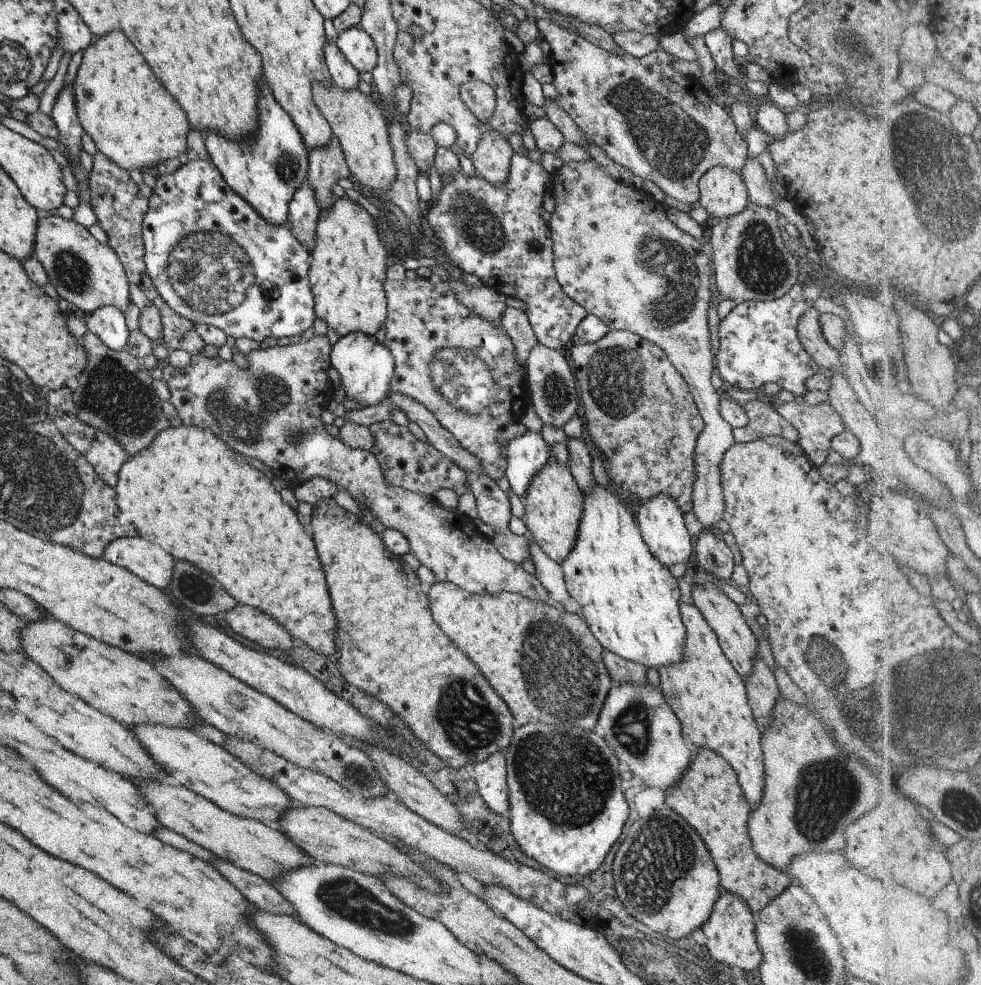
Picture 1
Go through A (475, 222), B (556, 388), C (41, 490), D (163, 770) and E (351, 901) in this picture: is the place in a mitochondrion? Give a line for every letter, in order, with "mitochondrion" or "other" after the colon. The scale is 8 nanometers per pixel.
A: mitochondrion
B: mitochondrion
C: mitochondrion
D: other
E: mitochondrion

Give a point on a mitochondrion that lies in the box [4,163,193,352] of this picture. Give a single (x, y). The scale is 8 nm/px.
(72, 272)

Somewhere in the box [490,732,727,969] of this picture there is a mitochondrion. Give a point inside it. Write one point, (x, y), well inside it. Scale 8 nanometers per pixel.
(661, 855)

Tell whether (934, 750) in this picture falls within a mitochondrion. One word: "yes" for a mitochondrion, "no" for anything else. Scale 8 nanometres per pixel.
yes

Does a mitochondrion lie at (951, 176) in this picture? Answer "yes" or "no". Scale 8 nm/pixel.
yes

